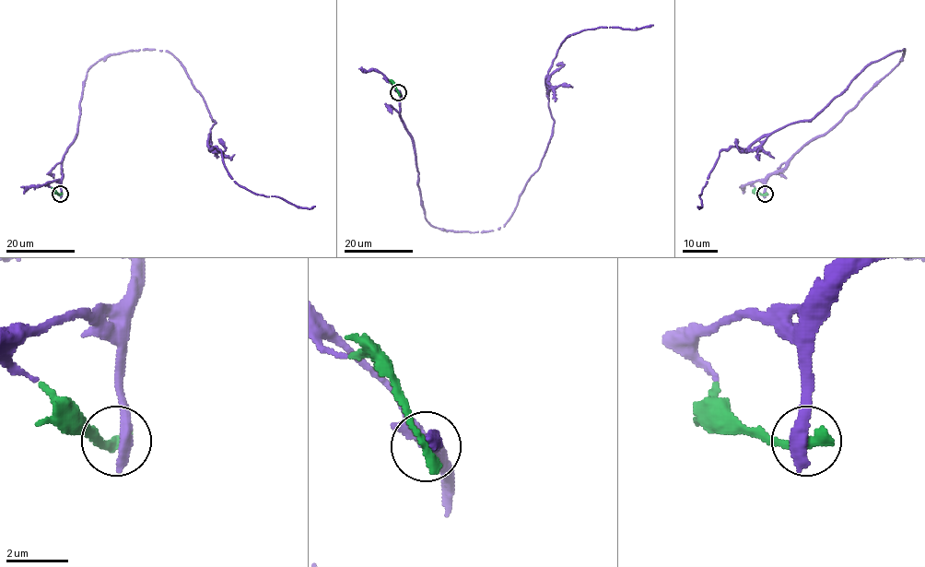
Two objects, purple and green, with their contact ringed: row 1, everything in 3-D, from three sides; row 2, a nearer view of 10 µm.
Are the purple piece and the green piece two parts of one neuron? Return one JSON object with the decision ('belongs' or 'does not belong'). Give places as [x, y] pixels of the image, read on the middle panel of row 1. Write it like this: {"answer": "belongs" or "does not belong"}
{"answer": "does not belong"}

